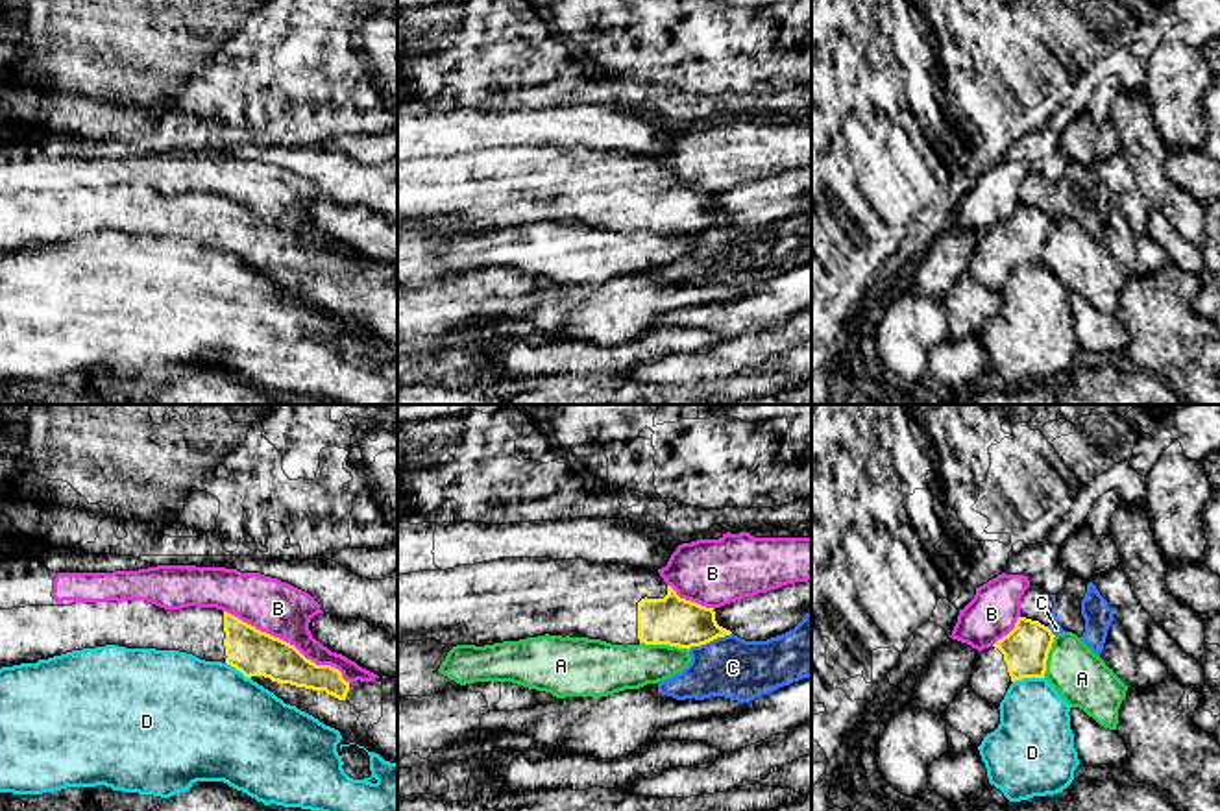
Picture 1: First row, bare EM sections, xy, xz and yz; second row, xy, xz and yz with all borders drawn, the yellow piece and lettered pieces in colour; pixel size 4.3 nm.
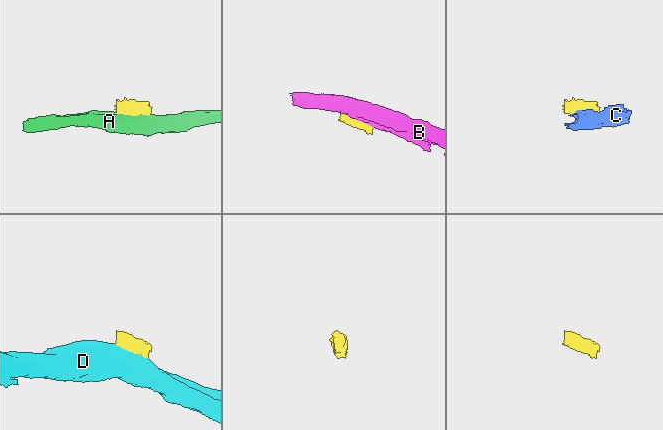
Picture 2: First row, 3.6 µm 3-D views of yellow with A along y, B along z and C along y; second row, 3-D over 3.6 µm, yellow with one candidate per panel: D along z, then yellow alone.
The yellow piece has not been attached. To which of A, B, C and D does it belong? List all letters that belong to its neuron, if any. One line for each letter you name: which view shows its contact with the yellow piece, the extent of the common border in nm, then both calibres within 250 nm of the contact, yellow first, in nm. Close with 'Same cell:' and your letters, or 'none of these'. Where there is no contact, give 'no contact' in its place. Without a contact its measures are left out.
Same cell: none of these

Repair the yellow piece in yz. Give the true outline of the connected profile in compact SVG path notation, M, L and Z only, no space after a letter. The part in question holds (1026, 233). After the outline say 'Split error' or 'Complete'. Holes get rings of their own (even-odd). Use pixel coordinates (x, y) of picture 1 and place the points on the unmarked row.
M1019 203L1007 222L978 236L969 272L989 290L1000 290L1013 268L1044 264L1054 224L1039 207Z. Split error

